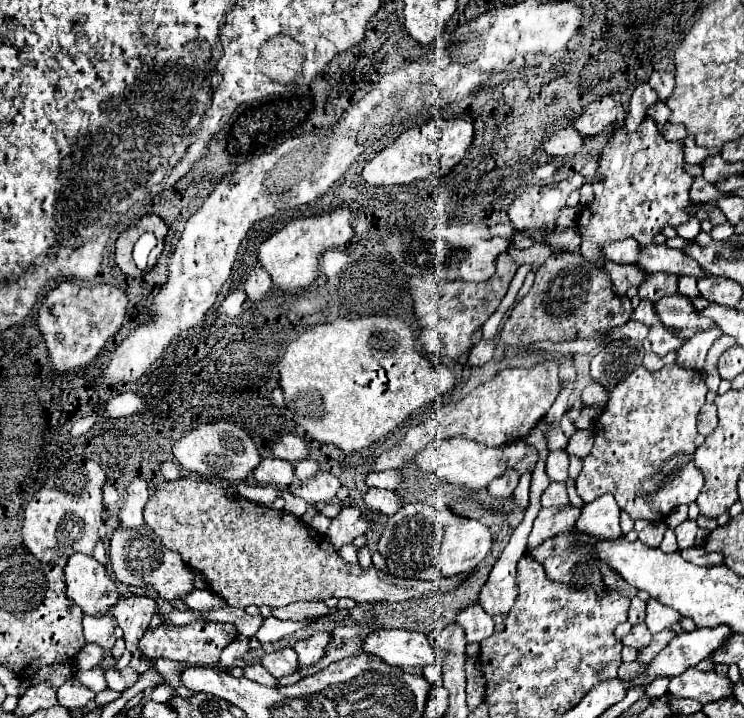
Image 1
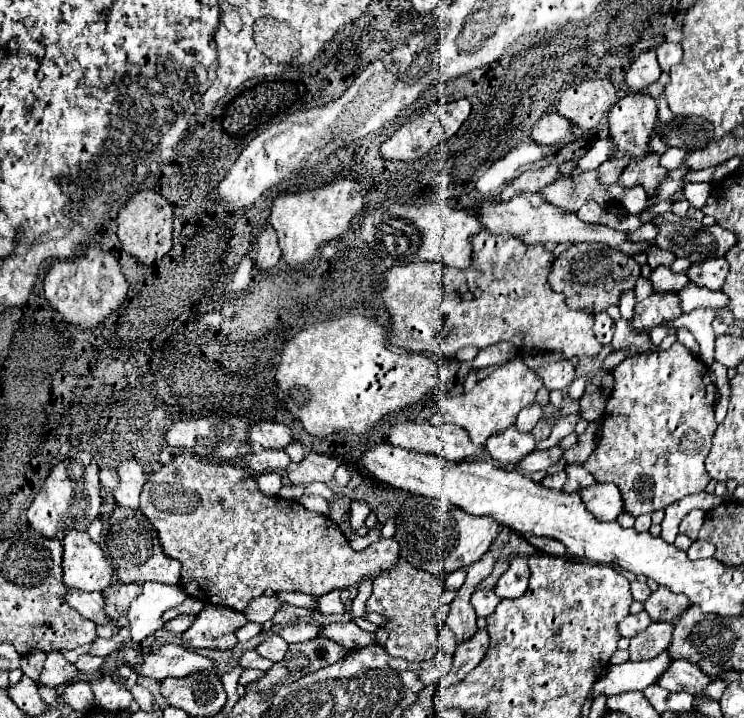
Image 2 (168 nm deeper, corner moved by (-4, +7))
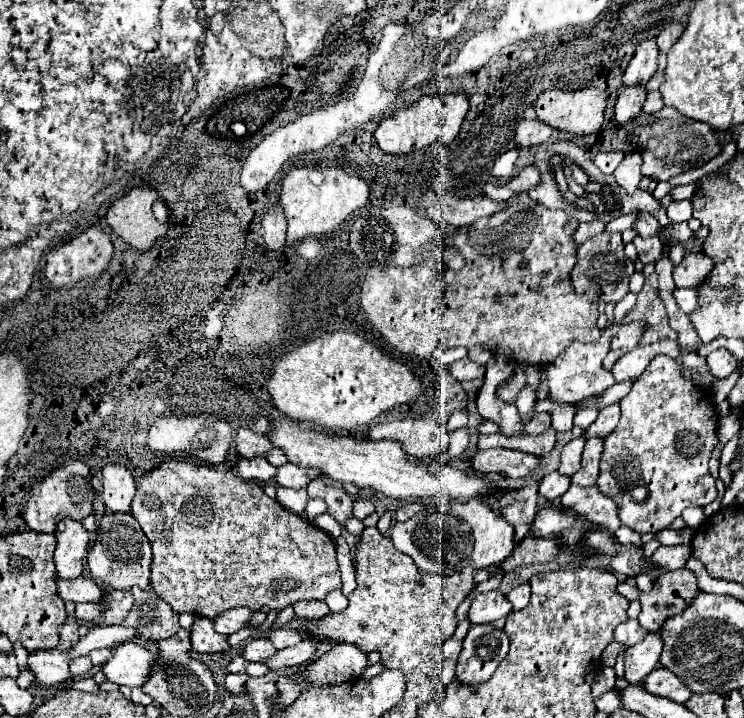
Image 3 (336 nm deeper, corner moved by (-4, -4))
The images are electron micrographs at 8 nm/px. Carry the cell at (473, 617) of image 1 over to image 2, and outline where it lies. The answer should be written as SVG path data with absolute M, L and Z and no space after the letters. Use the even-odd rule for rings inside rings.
M492 589L474 591L474 593L472 593L472 599L470 599L472 607L476 609L476 617L482 617L482 619L488 619L488 617L494 613L494 609L496 609L496 605L498 605L500 601L502 601L502 599L496 597Z

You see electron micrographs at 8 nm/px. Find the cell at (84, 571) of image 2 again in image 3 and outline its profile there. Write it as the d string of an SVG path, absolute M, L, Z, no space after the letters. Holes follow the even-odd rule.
M70 518L56 524L56 550L54 564L58 578L72 580L84 572L84 560L90 546L90 534L86 528Z

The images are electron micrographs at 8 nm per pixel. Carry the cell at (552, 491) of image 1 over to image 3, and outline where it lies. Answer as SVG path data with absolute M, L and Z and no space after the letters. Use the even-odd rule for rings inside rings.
M554 470L554 472L550 472L542 480L542 484L540 484L540 496L544 496L546 500L556 502L568 490L568 486L570 486L570 478L564 476L564 474L560 474L558 470Z

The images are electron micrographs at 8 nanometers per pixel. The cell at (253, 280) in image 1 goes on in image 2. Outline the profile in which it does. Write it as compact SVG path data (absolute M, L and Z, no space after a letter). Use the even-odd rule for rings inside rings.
M266 227L258 239L258 255L256 265L258 269L270 269L280 261L280 249L276 243L276 233L272 227Z

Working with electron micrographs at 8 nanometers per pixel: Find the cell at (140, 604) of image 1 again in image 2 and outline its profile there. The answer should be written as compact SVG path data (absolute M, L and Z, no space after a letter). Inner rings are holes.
M130 583L130 585L110 585L106 591L104 591L104 599L106 599L106 605L104 605L104 611L110 619L118 619L126 613L126 609L130 607L130 603L138 597L138 593L142 593L142 587L138 583Z

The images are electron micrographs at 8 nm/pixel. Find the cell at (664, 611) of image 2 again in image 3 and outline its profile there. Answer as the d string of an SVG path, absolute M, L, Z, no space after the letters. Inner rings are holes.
M686 568L658 576L658 580L654 580L654 588L640 594L640 624L648 632L660 632L664 620L690 606L696 592L696 578Z

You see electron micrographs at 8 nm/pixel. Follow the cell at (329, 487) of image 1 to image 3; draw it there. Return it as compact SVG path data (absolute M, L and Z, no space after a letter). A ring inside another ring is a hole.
M286 462L284 466L278 468L274 480L278 486L286 486L286 488L304 488L308 486L308 482L312 480L314 470L306 470L306 468L298 468L296 464Z

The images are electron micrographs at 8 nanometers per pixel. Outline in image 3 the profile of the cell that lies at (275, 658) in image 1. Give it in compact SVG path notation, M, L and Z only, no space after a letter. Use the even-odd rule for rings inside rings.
M254 638L242 648L242 656L250 662L264 662L276 652L276 648L266 638Z

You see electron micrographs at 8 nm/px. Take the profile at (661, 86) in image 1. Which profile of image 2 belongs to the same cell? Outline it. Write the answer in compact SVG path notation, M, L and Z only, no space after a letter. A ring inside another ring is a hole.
M664 41L664 43L658 47L656 55L658 55L658 63L660 63L662 71L668 73L672 65L676 65L678 61L682 61L682 47L680 47L678 43L668 43L668 41Z

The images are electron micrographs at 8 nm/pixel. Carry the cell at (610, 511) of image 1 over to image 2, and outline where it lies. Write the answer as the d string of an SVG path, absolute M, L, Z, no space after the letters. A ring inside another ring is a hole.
M596 483L580 491L584 505L598 521L614 521L622 509L622 493L612 483Z

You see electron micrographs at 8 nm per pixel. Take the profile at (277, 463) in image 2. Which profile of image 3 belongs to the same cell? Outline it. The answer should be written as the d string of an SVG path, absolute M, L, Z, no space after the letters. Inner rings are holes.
M256 456L256 458L240 458L238 472L244 480L256 480L260 484L270 484L274 480L276 468L266 460L266 456Z

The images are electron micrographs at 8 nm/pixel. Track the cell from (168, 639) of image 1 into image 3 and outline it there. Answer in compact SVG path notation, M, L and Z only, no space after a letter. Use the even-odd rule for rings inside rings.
M196 616L196 622L190 628L190 638L194 652L226 652L230 648L226 636L218 634L212 626L212 620L202 616Z

